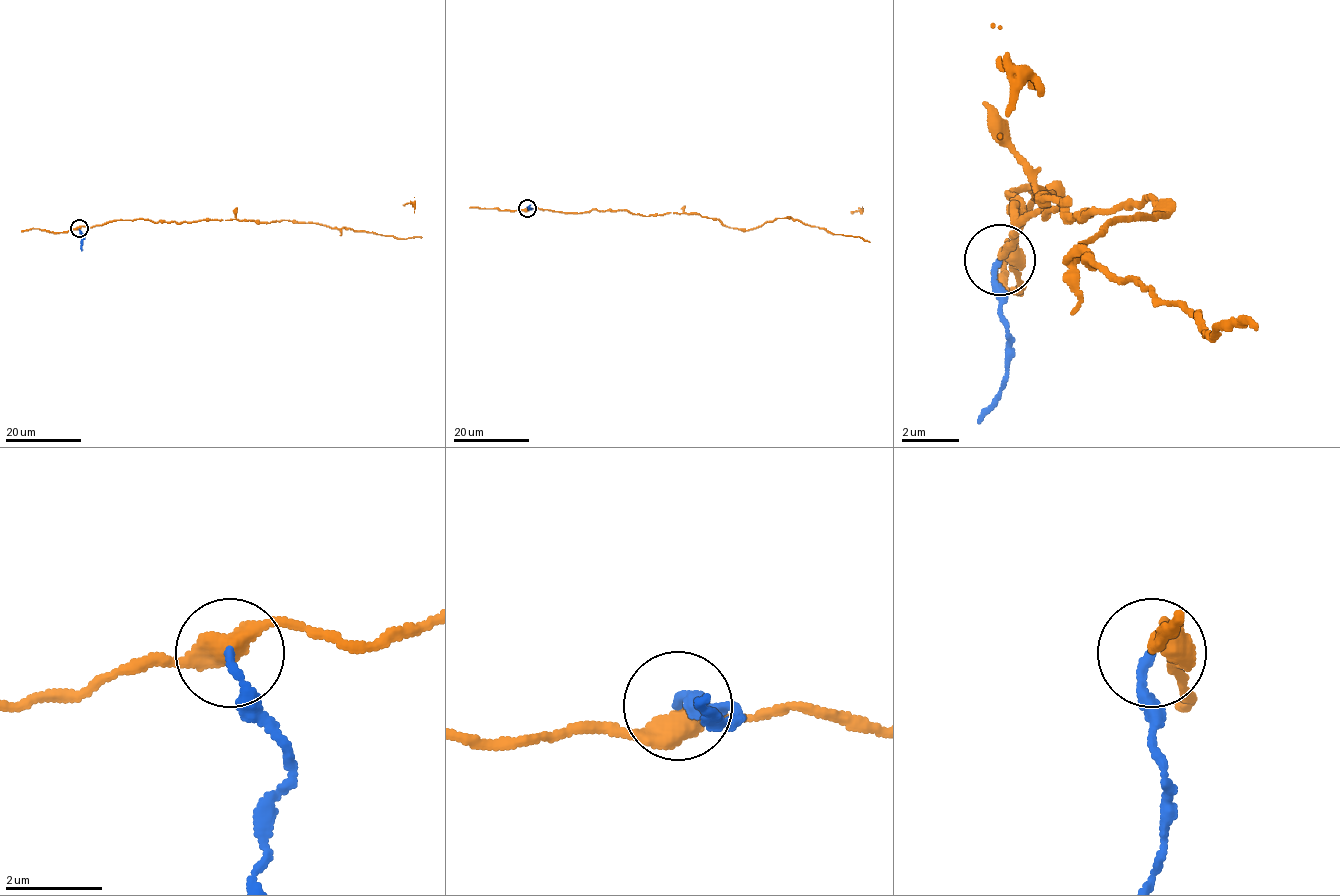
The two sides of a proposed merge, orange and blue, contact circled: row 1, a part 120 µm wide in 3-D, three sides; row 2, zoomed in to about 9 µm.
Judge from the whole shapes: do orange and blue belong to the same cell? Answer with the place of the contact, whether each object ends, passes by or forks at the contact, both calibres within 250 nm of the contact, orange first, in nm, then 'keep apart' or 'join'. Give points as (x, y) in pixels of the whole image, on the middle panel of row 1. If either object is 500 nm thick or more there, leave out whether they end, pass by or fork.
place (527, 208); orange passes by; blue ends; calibres 420 and 170 nm; keep apart

